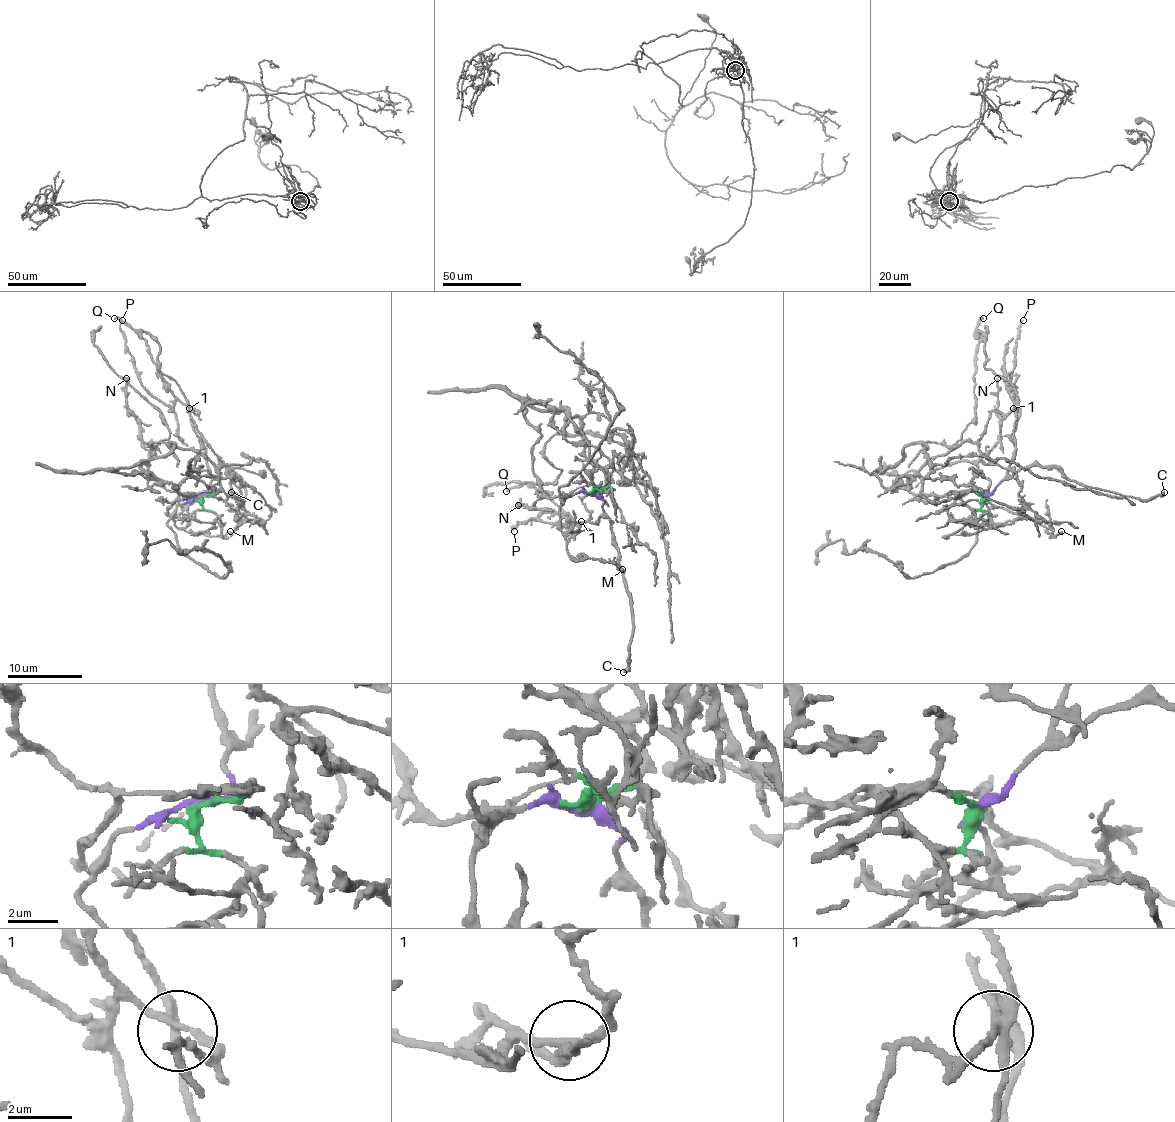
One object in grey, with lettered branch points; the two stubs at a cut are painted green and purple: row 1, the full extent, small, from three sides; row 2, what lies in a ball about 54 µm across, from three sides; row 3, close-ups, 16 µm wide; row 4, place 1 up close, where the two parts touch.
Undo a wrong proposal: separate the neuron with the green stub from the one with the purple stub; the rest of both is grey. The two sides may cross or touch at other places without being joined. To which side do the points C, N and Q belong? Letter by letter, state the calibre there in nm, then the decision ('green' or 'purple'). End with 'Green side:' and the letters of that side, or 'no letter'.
C: 440 nm | purple
N: 240 nm | green
Q: 260 nm | purple
Green side: N

